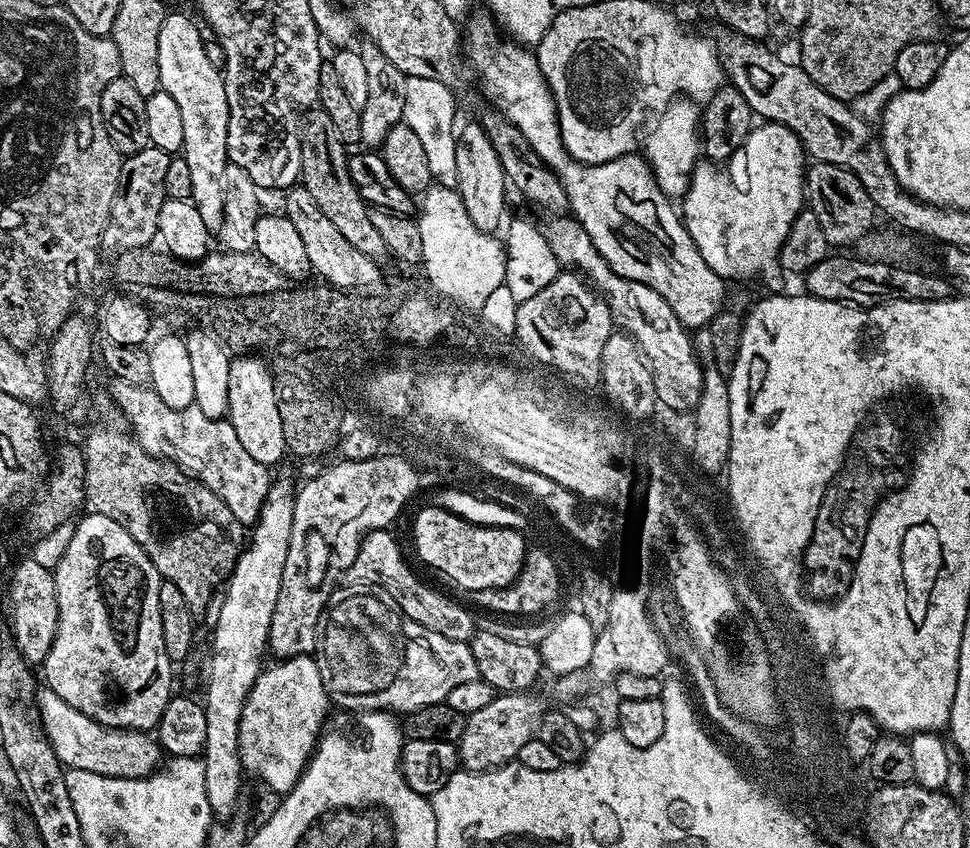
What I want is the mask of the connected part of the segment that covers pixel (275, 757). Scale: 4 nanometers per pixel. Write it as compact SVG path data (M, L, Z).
M311 655L291 656L290 659L273 663L273 665L273 668L265 667L261 671L260 677L256 679L250 690L238 726L238 750L240 763L245 769L252 771L253 768L260 775L260 780L268 787L265 789L269 793L287 794L300 781L305 766L316 750L322 729L325 727L323 724L328 716L330 701L327 690L322 686L316 661Z

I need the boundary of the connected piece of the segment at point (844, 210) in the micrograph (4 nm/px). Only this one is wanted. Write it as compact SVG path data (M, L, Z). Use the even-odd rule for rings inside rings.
M813 163L806 172L806 204L811 212L818 217L818 223L826 233L829 245L859 245L860 239L873 231L872 219L877 219L876 208L870 202L870 194L854 178L850 170L833 164Z

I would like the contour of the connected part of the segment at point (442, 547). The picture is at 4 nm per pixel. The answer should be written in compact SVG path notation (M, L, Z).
M439 506L424 508L412 528L416 552L436 572L453 580L465 593L476 590L509 588L523 569L526 555L525 533L513 528L490 528L471 524Z

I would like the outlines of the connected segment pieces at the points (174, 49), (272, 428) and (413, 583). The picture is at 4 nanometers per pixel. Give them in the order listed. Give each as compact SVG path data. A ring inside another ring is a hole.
M169 11L165 15L162 30L158 30L158 74L162 91L174 98L178 111L182 114L182 157L186 165L190 166L190 201L202 214L209 233L216 234L216 231L225 227L224 175L230 163L227 156L227 123L230 122L230 110L221 69L215 68L206 58L206 40L204 36L200 37L201 25L197 24L184 12Z
M258 356L233 357L228 372L229 404L227 417L234 426L238 442L248 451L250 458L273 466L287 455L285 430L278 414L276 391L271 367Z
M388 531L384 536L373 536L369 532L368 535L372 540L365 536L363 542L360 543L360 553L357 558L360 561L360 568L352 566L351 579L354 578L353 581L381 588L386 594L390 594L390 598L394 598L394 602L398 602L404 615L414 618L414 622L426 626L426 630L430 630L434 634L442 634L442 638L471 641L478 628L478 624L472 621L471 614L462 605L447 600L442 593L435 592L430 585L423 584L416 577L415 570L404 561L397 537L394 535L391 540L388 540L391 534L393 533Z

